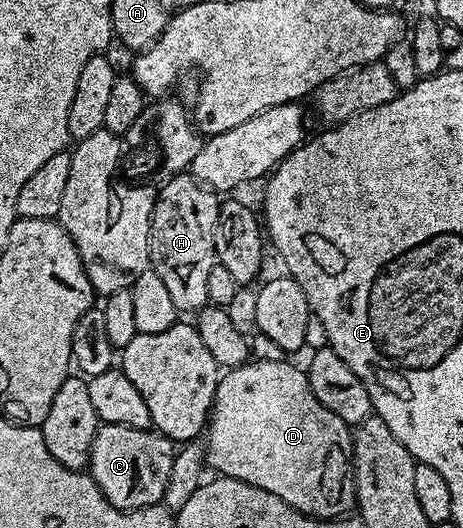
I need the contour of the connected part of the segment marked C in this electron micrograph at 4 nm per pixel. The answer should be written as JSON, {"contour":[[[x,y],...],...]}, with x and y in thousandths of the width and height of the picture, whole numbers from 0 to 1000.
{"contour":[[[222,801],[201,824],[192,900],[210,915],[218,938],[227,938],[227,945],[244,960],[311,964],[317,956],[341,956],[356,938],[356,915],[365,915],[365,892],[374,892],[380,848],[380,837],[367,835],[341,816]]]}

